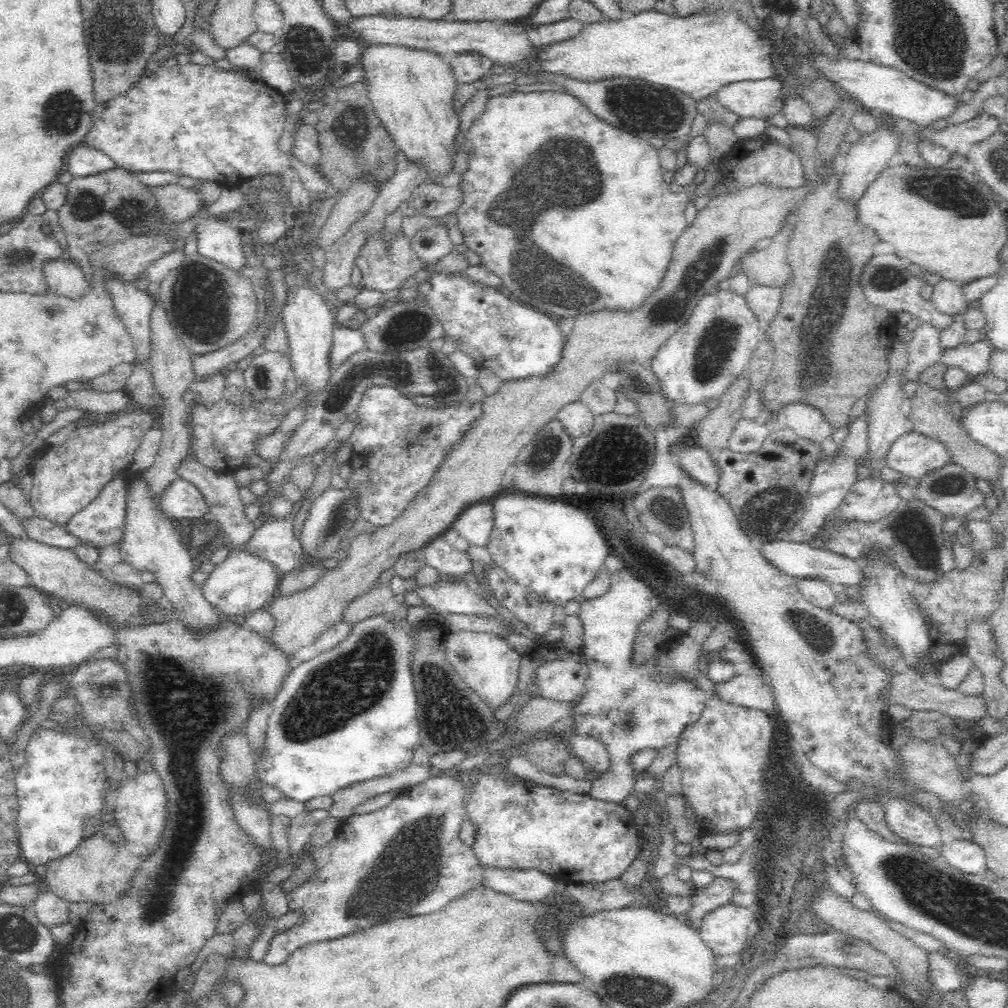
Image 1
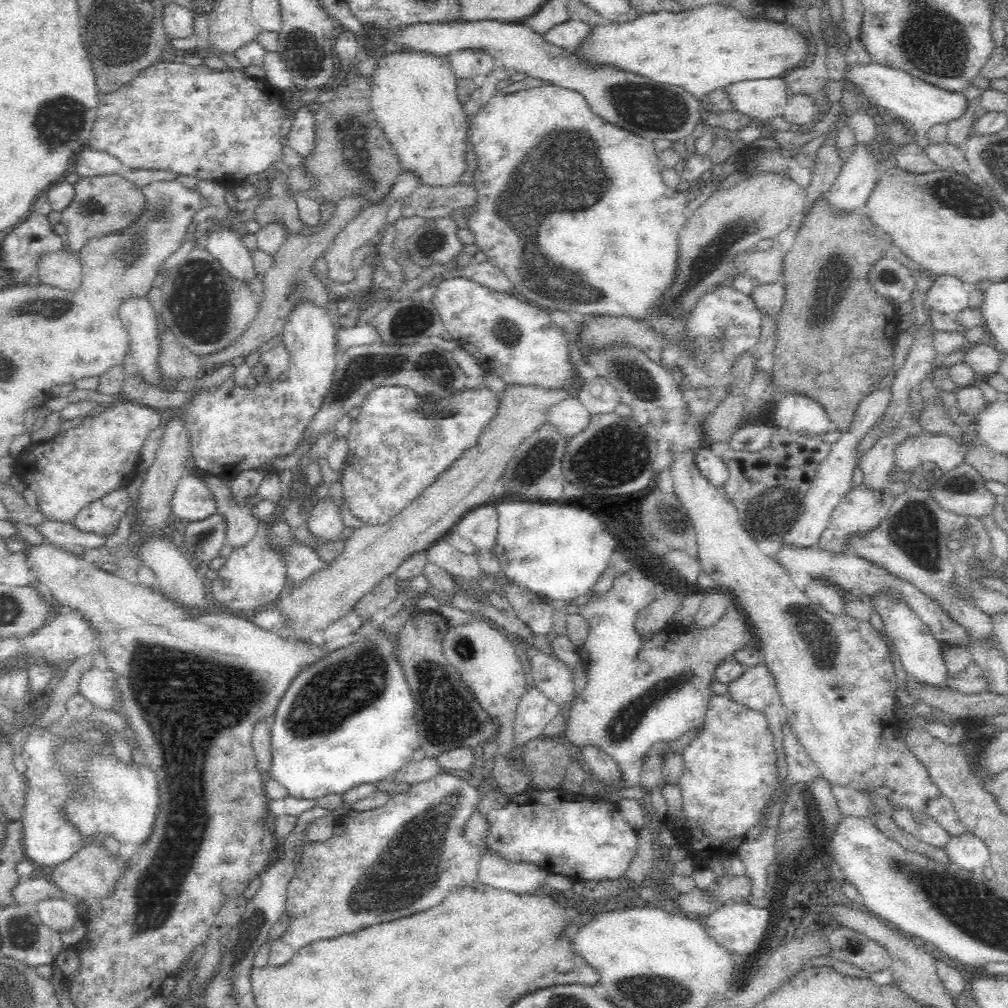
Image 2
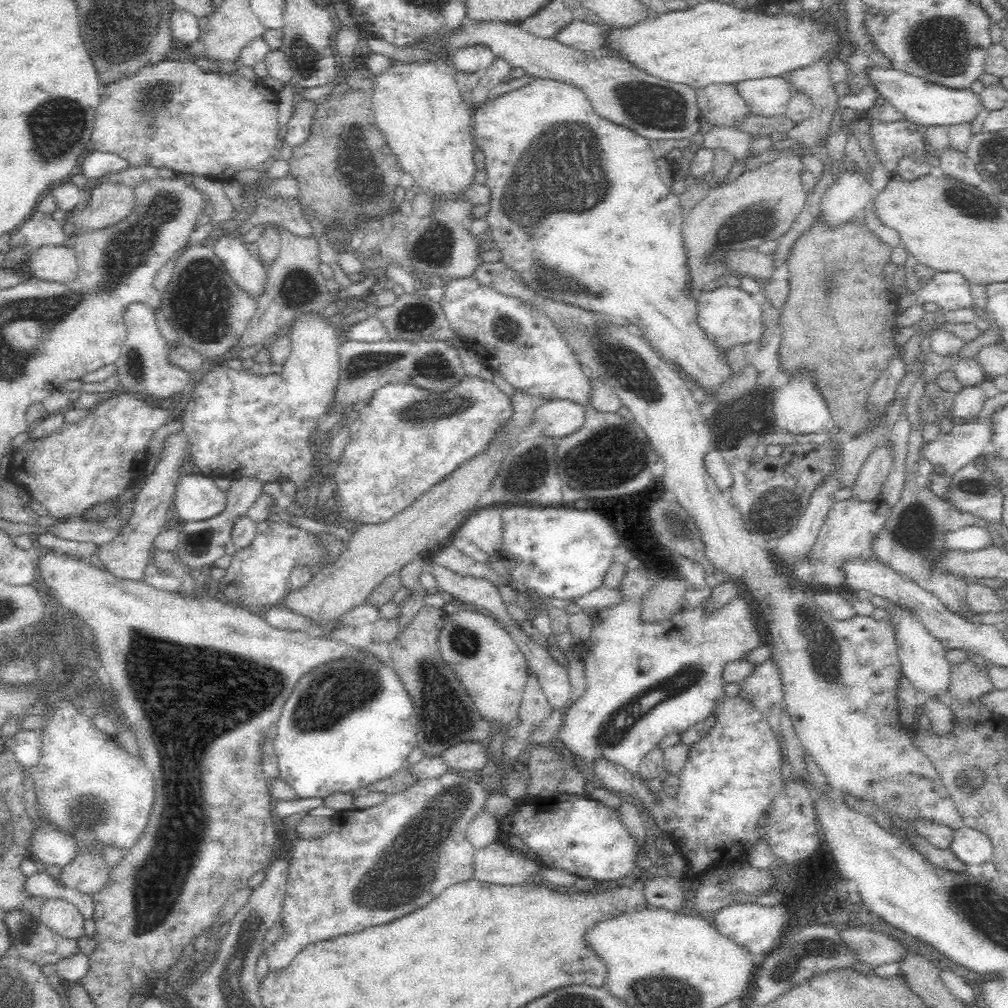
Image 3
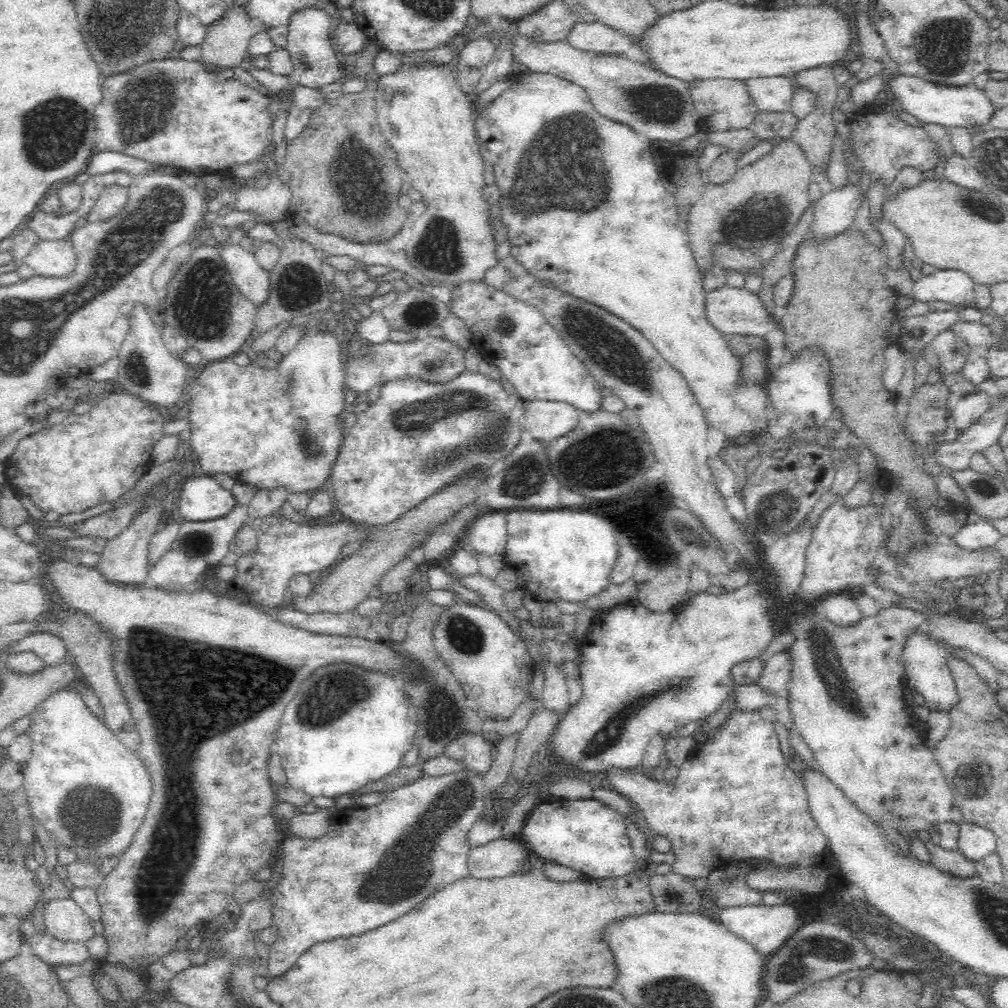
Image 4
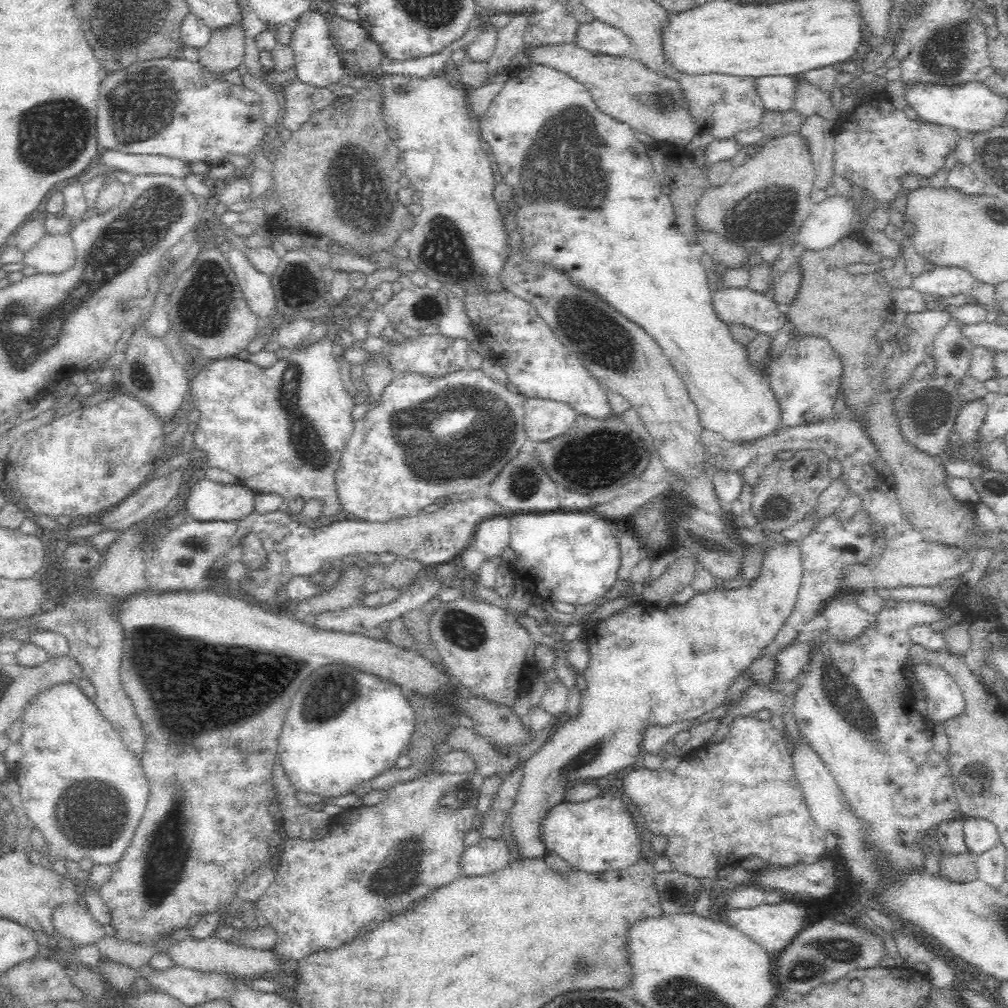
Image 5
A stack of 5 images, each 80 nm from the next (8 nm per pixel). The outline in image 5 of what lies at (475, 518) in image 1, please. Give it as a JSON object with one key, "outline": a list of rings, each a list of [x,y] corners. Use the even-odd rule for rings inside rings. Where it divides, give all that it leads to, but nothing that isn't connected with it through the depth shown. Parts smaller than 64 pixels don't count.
{"outline":[[[491,517],[477,526],[472,545],[489,558],[499,559],[510,544],[509,517]]]}

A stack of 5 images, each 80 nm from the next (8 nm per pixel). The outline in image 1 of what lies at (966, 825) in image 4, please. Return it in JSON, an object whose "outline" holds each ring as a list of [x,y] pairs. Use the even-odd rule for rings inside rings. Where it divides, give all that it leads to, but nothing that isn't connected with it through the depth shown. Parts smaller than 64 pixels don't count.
{"outline":[[[972,838],[951,840],[940,849],[942,857],[954,868],[972,874],[983,874],[987,868],[986,852]]]}

